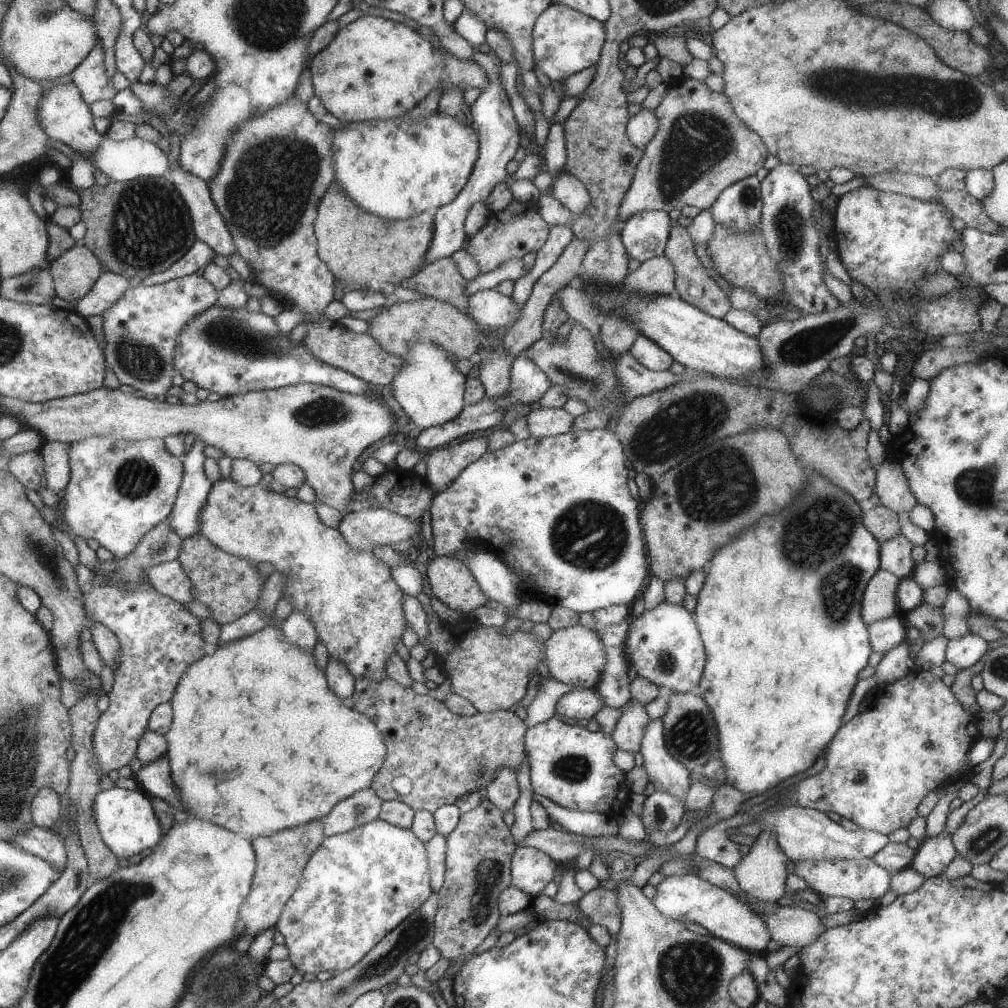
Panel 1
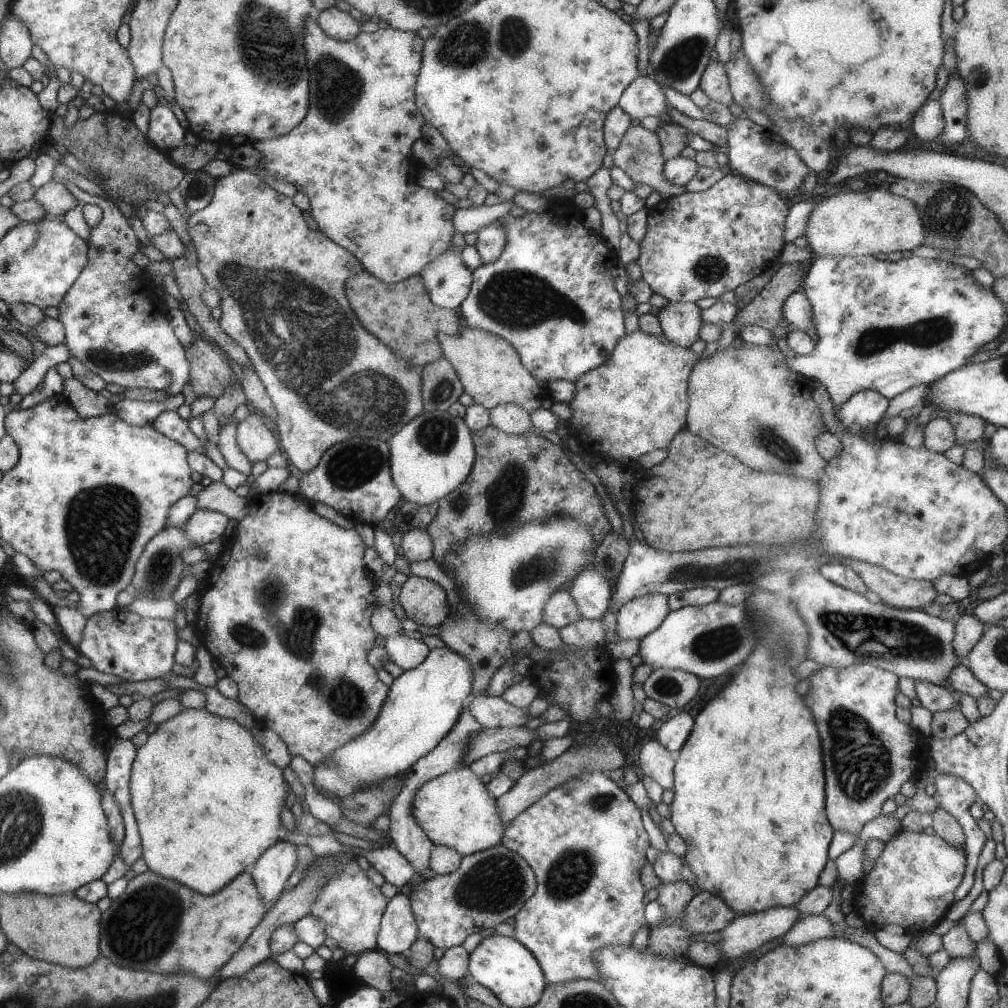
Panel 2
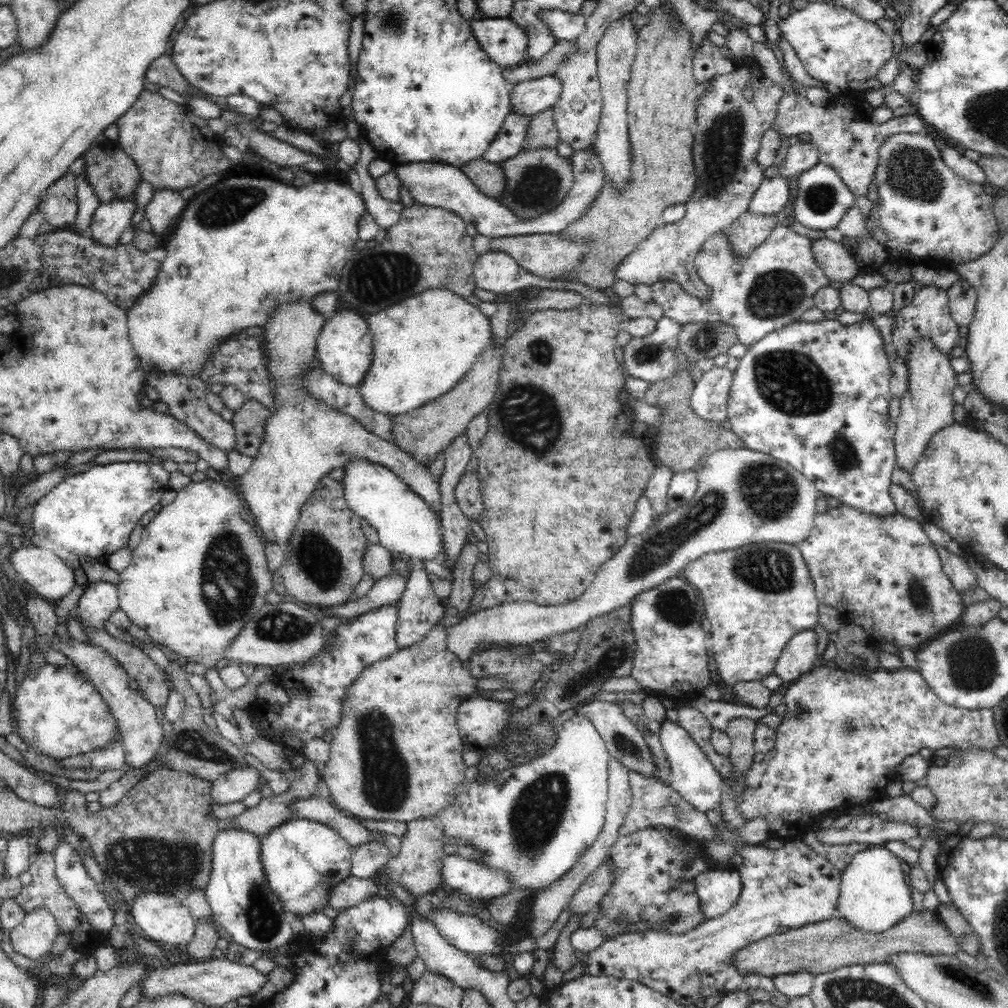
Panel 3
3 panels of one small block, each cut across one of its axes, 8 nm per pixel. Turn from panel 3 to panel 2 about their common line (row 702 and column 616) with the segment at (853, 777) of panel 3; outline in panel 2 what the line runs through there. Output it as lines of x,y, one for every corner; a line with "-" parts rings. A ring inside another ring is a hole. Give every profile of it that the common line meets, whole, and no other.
581,772
577,774
575,778
569,778
565,780
563,784
555,786
553,790
549,790
547,794
543,794
543,798
539,798
537,802
533,802
529,808
525,808
519,816
515,816
509,826
503,830
503,838
501,838
501,844
505,844
509,850
517,852
521,858
525,858
525,862
531,866
531,870
535,872
535,878
537,878
537,890
535,894
521,906
521,910
511,918
511,926
513,926
513,940
521,942
539,962
541,970
543,970
543,976
547,980
547,986
555,986
555,984
565,984
565,982
573,982
573,980
591,980
591,982
599,982
601,976
597,974
599,968
597,964
593,962
593,954
599,952
601,948
605,946
623,946
623,948
629,948
631,946
631,938
633,934
647,924
645,920
645,906
643,906
643,894
645,894
645,888
641,884
641,868
645,866
647,862
647,848
649,848
649,840
647,840
647,834
643,830
643,824
641,824
641,818
639,818
639,808
633,806
633,802
627,798
627,794
617,788
615,782
611,782
603,772

